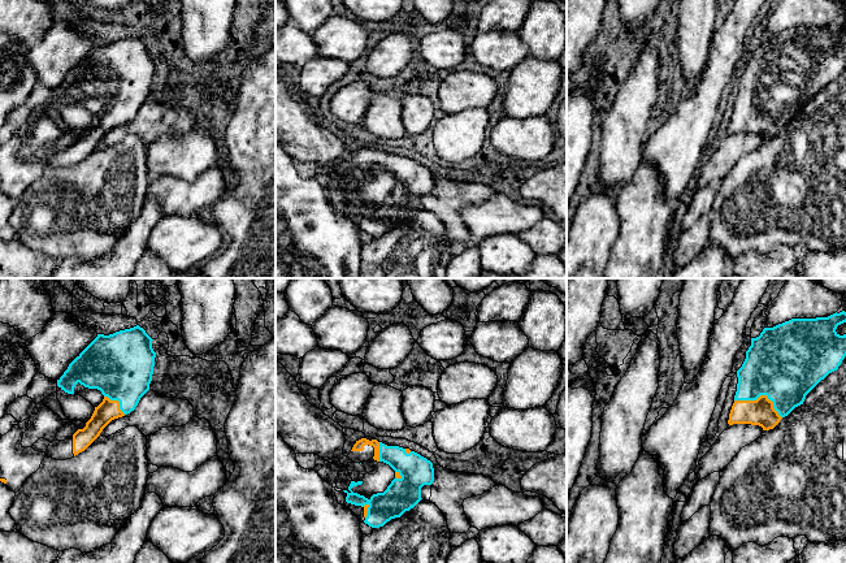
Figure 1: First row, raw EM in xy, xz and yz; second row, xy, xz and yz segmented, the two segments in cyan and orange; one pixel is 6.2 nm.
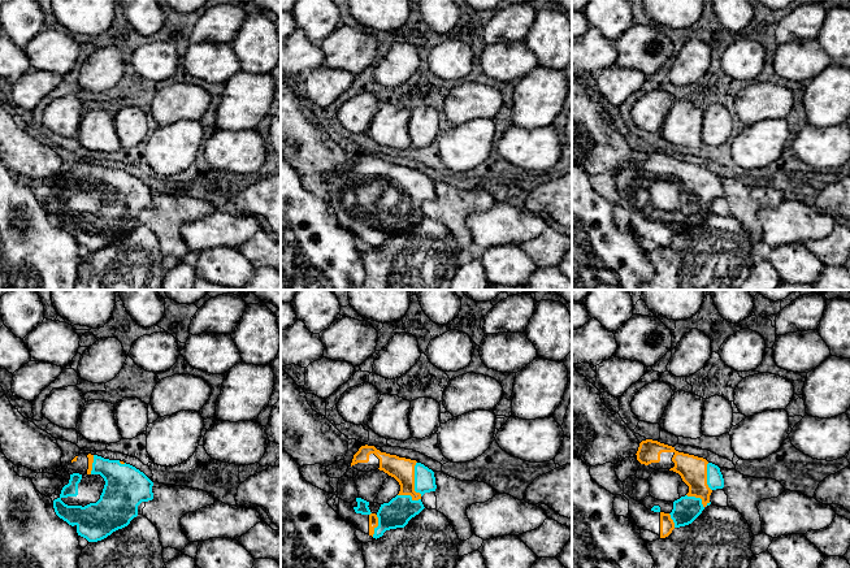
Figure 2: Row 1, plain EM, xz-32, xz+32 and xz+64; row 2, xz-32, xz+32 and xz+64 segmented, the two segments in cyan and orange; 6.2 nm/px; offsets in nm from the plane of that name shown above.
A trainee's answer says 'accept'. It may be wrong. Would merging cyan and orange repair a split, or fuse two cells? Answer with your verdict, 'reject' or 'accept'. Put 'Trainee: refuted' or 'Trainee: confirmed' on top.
Trainee: confirmed
accept

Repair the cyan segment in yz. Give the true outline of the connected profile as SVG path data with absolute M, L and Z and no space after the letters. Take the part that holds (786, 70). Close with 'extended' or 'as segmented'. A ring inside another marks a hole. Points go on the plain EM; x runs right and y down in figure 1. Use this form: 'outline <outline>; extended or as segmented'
outline M845 20L828 26L791 27L773 36L764 36L759 46L751 47L746 68L737 79L737 100L728 133L751 133L769 139L803 113L806 104L837 79L846 65L846 43L836 40L843 31Z; extended

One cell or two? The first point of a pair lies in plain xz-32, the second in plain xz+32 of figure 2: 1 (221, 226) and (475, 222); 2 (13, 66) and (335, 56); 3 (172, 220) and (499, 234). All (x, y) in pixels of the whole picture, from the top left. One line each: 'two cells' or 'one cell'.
1: one cell
2: two cells
3: two cells

